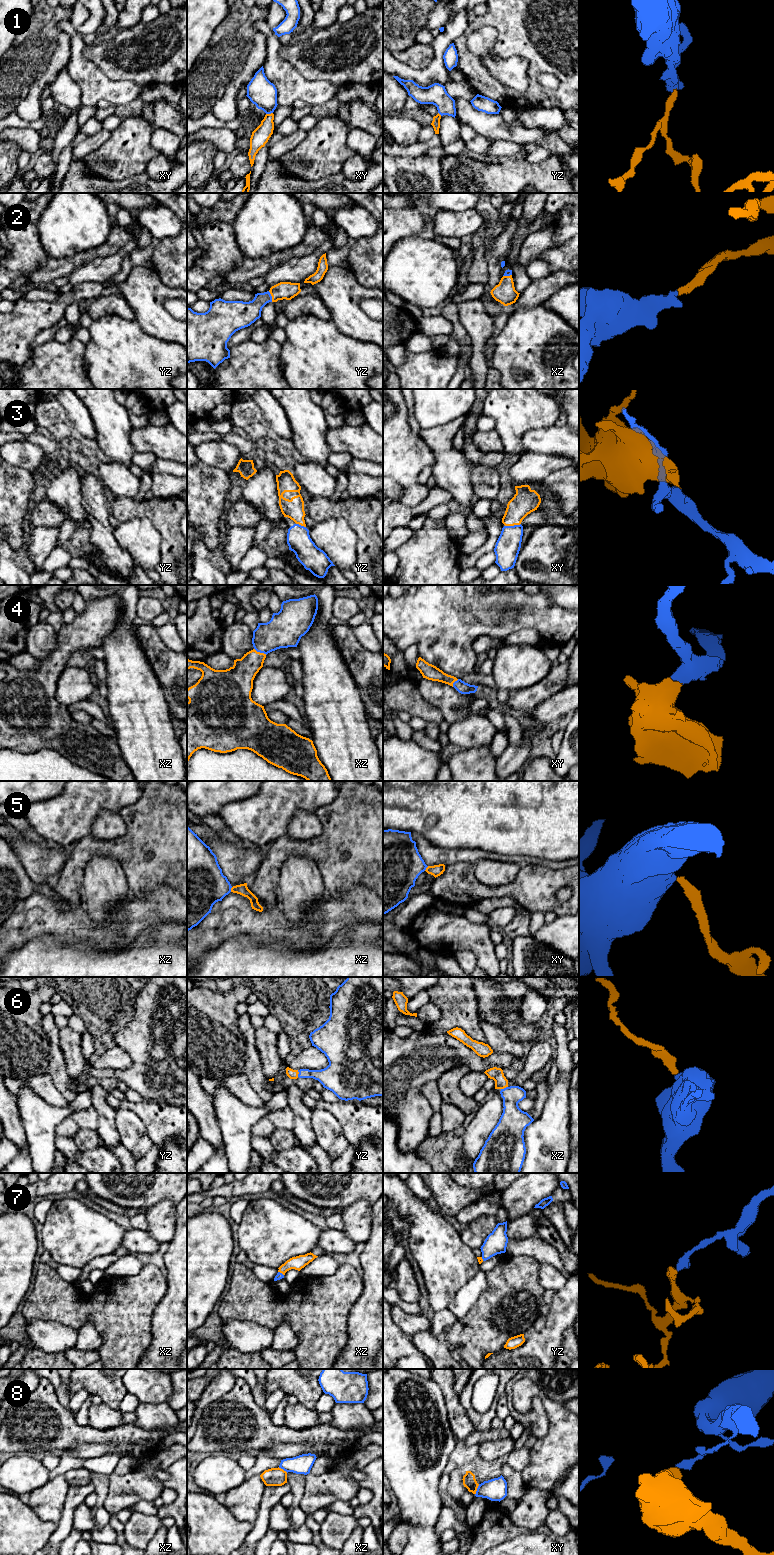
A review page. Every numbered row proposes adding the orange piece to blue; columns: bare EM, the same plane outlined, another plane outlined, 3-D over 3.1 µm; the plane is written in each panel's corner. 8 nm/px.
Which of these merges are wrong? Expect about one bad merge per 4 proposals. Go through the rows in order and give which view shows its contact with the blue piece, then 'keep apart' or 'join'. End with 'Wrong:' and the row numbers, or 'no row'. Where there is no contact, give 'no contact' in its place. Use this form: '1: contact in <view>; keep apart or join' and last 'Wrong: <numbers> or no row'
1: contact in xy; join
2: contact in yz; join
3: contact in xy; join
4: contact in xz; join
5: contact in xz; join
6: contact in yz; join
7: contact in xz; join
8: contact in xy; keep apart
Wrong: 8

